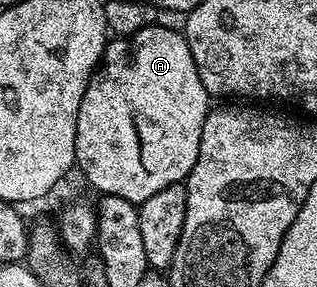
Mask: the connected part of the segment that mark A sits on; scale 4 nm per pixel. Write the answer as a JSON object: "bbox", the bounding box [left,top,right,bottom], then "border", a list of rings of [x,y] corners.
{"bbox":[75,22,211,206],"border":[[[158,22],[139,30],[130,36],[113,38],[106,43],[105,52],[101,55],[101,63],[93,72],[87,90],[83,94],[83,102],[79,106],[79,118],[75,130],[75,161],[76,167],[81,167],[83,175],[89,179],[93,188],[98,188],[101,196],[123,198],[127,202],[140,206],[151,194],[159,194],[159,190],[167,190],[167,186],[180,184],[188,177],[189,171],[195,166],[199,158],[199,142],[203,138],[203,122],[211,111],[211,97],[199,78],[199,70],[195,66],[195,58],[191,58],[191,50],[185,41],[184,31],[164,28],[164,23]]]}

